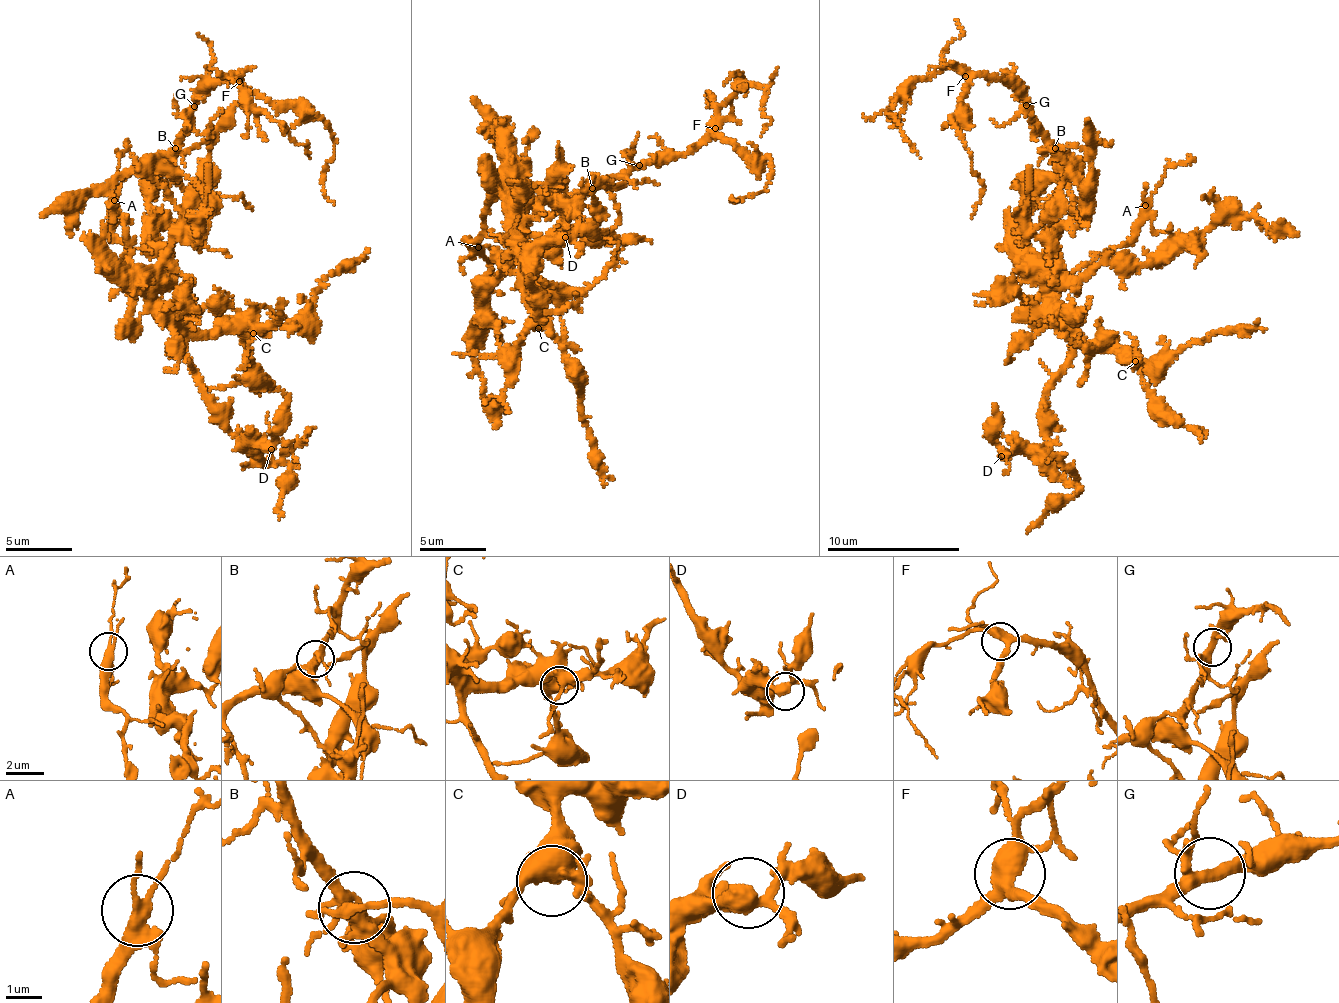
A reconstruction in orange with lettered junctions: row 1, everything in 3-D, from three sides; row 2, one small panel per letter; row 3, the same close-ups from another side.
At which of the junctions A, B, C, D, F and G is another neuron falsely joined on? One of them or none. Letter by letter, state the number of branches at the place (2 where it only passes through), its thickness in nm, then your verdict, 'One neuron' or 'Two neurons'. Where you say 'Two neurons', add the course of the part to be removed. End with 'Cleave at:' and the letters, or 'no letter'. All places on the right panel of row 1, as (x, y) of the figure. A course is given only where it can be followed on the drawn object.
A: Branches: 4. Thickness 320 nm. One neuron
B: Branches: 5. Thickness 320 nm. Two neurons. Course of the part to remove: (1054, 147), (1077, 161), (1044, 217), (1046, 257), (1069, 273), (1138, 235), (1141, 209), (1165, 170), (1195, 158)
C: Branches: 4. Thickness 480 nm. One neuron
D: Branches: 3. Thickness 320 nm. One neuron
F: Branches: 4. Thickness 400 nm. One neuron
G: Branches: 4. Thickness 280 nm. One neuron
Cleave at: B

